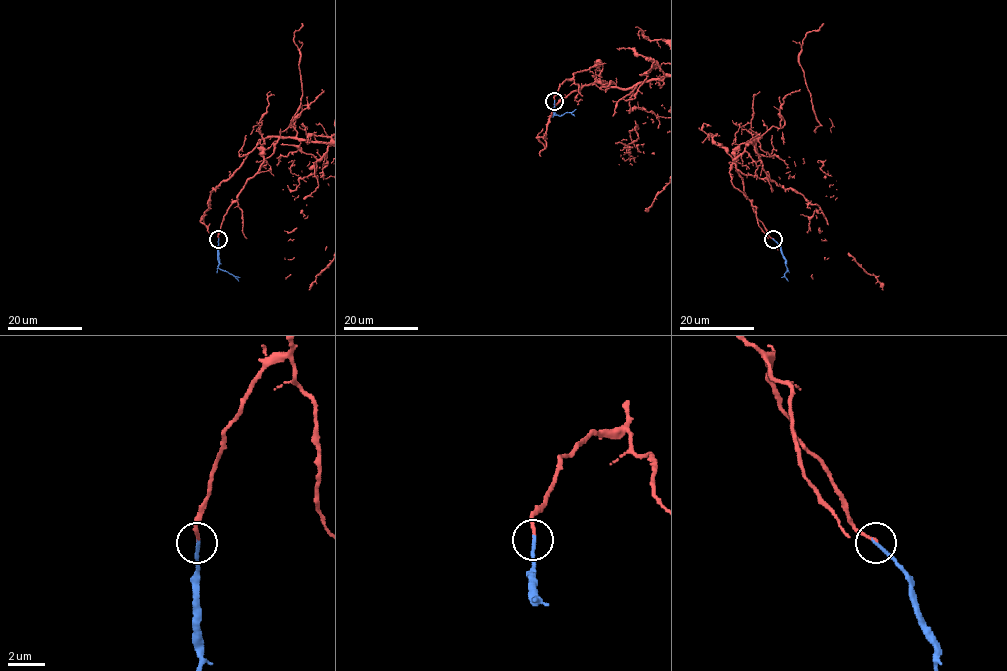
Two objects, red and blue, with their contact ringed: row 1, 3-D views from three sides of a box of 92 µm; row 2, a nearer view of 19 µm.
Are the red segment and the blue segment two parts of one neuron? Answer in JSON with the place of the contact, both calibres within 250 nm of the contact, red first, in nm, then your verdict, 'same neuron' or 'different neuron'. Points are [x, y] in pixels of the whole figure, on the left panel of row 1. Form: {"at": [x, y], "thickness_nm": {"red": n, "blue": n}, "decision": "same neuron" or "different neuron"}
{"at": [218, 239], "thickness_nm": {"red": 160, "blue": 180}, "decision": "same neuron"}

